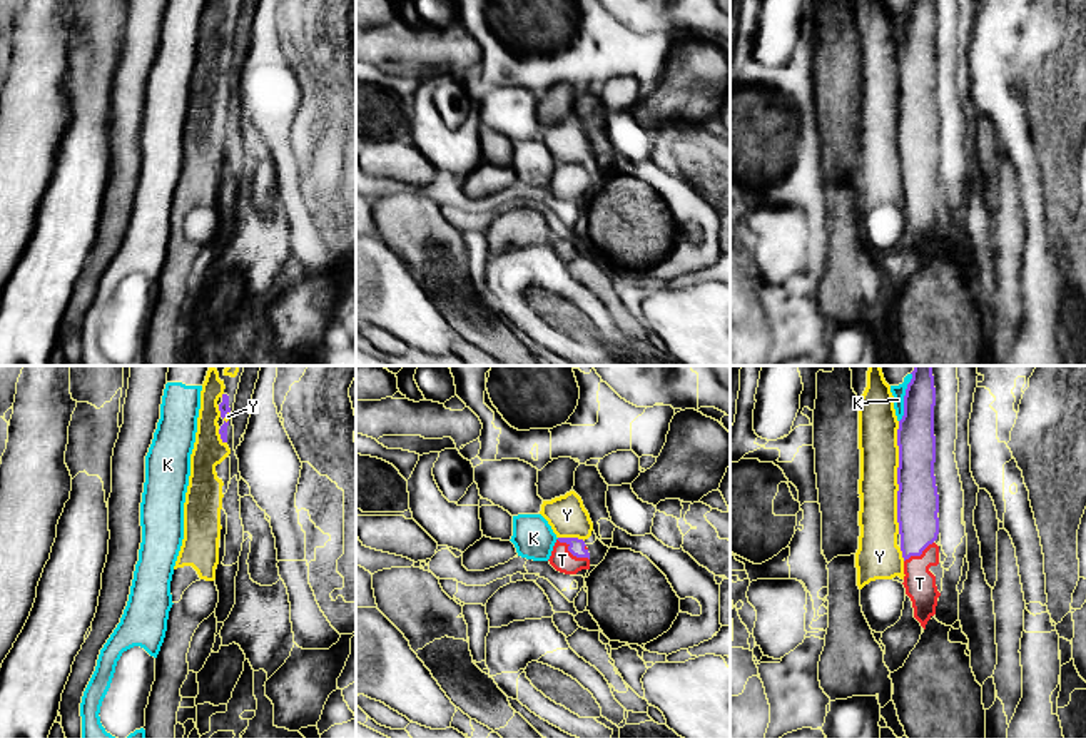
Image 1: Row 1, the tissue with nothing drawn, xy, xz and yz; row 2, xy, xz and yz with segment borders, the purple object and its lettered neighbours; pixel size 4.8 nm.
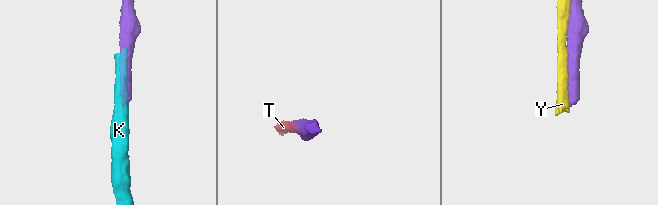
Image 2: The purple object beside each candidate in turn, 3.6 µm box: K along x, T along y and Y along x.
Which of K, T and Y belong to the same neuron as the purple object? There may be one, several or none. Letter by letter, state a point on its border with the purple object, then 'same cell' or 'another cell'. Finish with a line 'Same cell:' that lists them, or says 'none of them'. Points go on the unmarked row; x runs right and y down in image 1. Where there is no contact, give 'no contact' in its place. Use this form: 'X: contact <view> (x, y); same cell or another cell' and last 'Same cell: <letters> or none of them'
K: contact yz (904, 24); another cell
T: contact xz (572, 179); same cell
Y: contact yz (898, 104); another cell
Same cell: T

